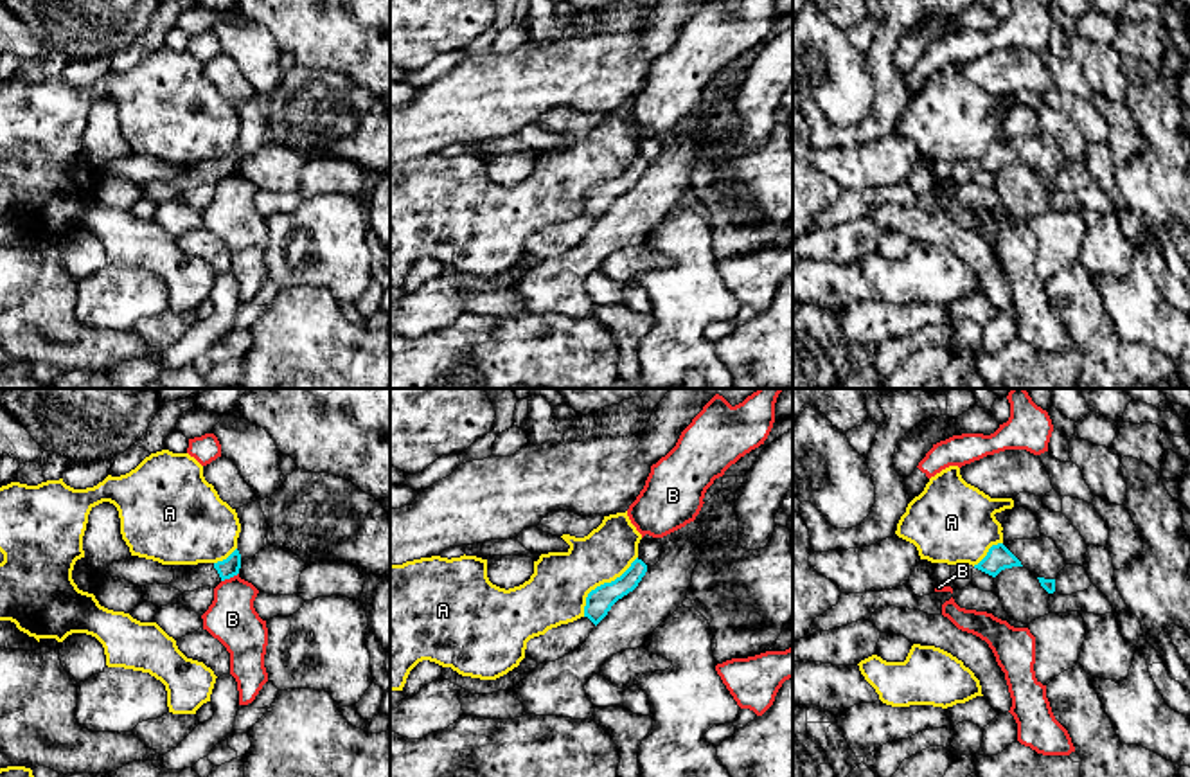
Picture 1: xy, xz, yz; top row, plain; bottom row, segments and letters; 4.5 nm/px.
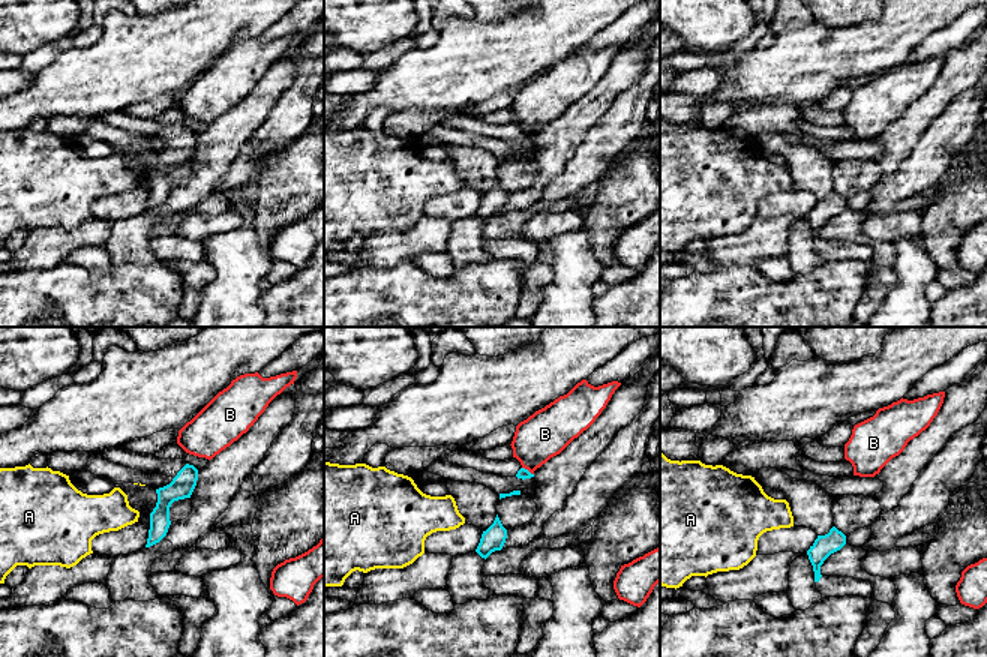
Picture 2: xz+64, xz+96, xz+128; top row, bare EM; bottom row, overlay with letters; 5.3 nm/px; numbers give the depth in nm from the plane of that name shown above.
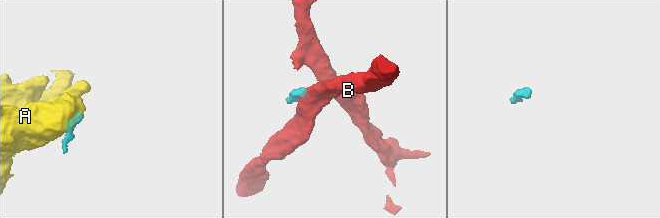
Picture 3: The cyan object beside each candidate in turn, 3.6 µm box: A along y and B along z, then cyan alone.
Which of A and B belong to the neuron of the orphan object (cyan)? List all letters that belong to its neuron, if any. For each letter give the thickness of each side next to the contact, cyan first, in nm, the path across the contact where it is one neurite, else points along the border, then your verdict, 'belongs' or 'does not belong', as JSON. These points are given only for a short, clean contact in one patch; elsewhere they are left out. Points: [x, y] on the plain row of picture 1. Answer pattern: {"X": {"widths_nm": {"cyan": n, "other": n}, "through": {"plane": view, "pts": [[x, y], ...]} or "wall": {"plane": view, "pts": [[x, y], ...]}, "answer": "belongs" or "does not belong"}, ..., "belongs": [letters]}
{"A": {"widths_nm": {"cyan": 120, "other": 280}, "wall": {"plane": "xz", "pts": [[637, 153], [619, 173], [597, 182], [588, 191], [583, 213]]}, "answer": "does not belong"}, "B": {"widths_nm": {"cyan": 90, "other": 220}, "wall": {"plane": "xy", "pts": [[238, 169], [222, 178]]}, "answer": "does not belong"}, "belongs": []}

